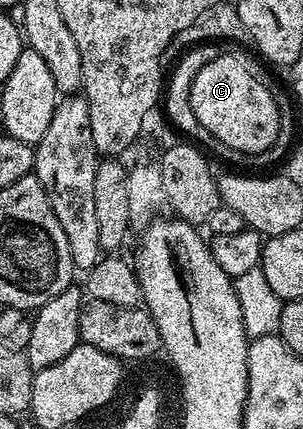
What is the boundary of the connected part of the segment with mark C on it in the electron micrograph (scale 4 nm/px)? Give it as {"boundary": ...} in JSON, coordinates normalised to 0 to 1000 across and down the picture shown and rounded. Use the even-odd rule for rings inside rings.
{"boundary":[[[726,126],[637,182],[630,245],[650,284],[677,294],[703,322],[729,322],[743,340],[785,354],[871,354],[921,319],[927,254],[908,245],[891,210],[828,170],[825,154],[776,131]]]}

